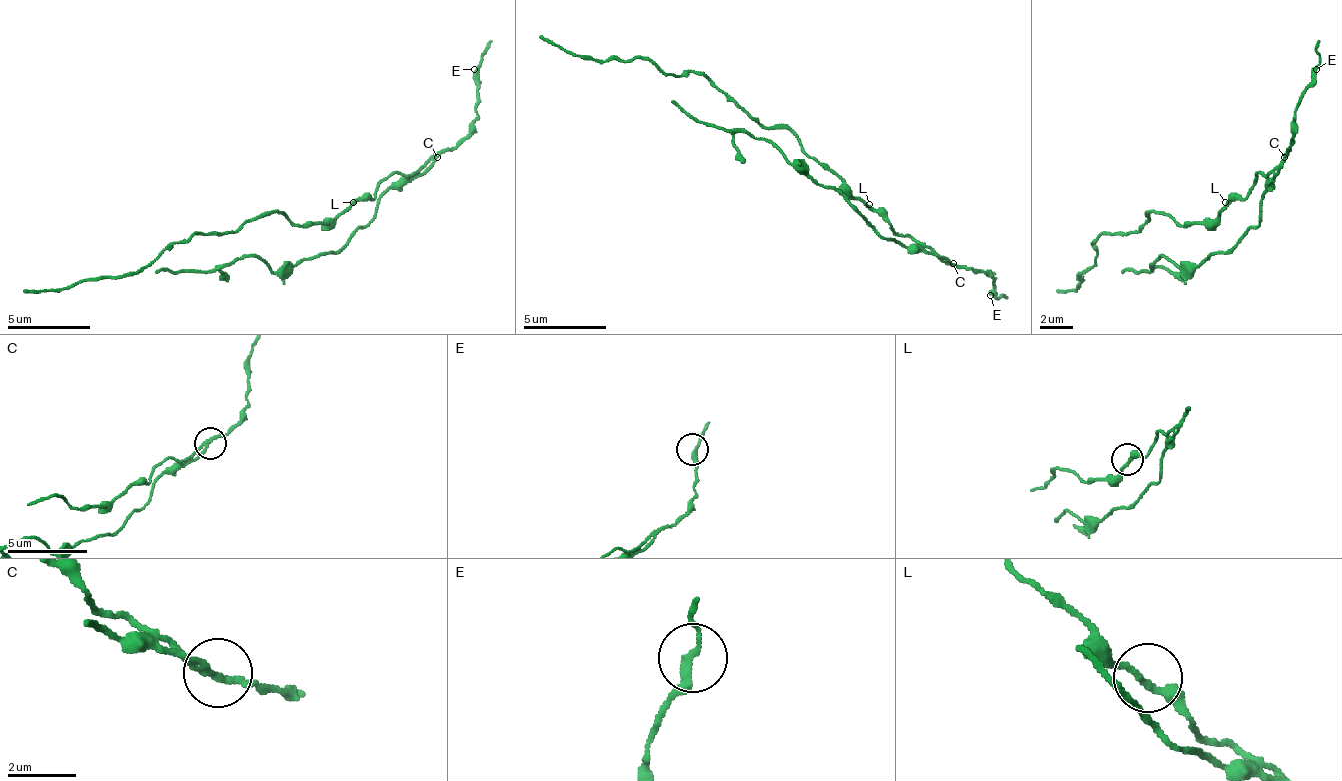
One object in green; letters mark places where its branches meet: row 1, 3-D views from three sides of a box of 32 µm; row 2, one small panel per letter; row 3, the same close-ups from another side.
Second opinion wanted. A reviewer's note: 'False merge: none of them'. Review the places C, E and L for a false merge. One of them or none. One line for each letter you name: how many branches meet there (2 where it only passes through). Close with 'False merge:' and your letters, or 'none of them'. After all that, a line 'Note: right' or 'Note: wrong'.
C: 2
False merge: C
Note: wrong

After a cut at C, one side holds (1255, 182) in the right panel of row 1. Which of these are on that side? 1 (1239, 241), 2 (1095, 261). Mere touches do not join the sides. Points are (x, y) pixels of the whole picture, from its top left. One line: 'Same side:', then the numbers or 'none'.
Same side: 2

